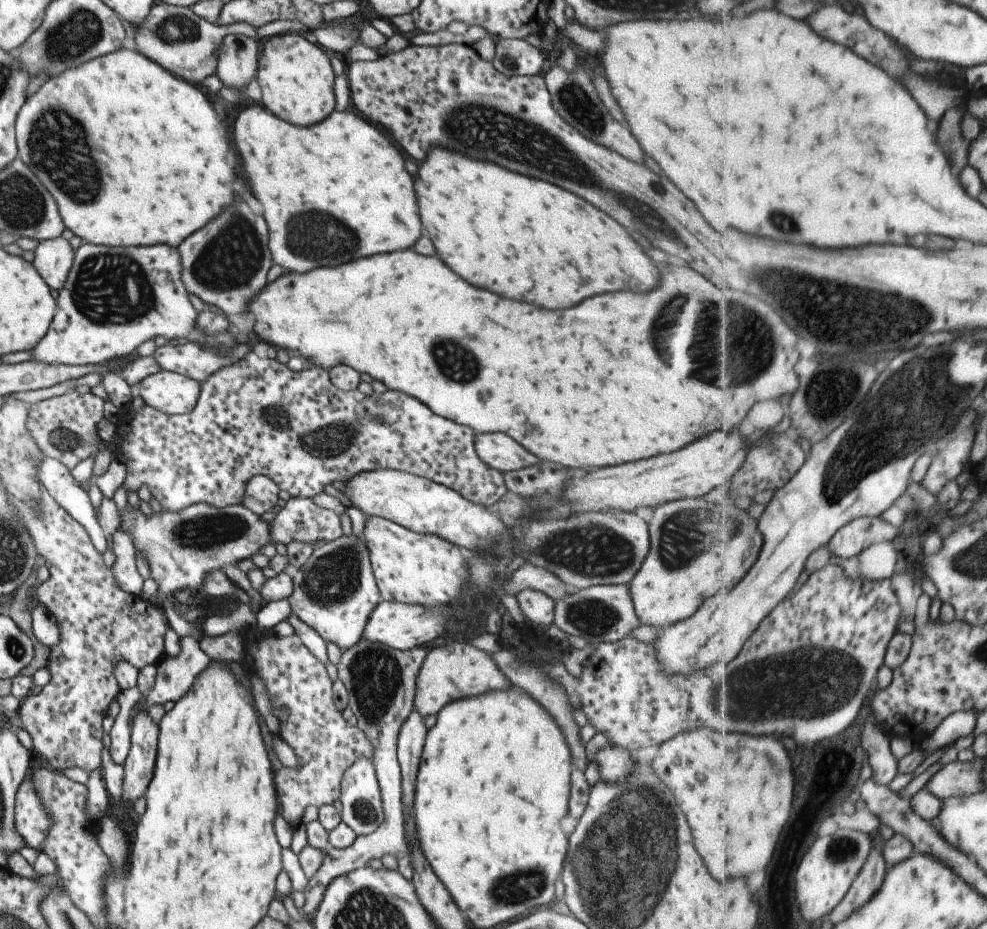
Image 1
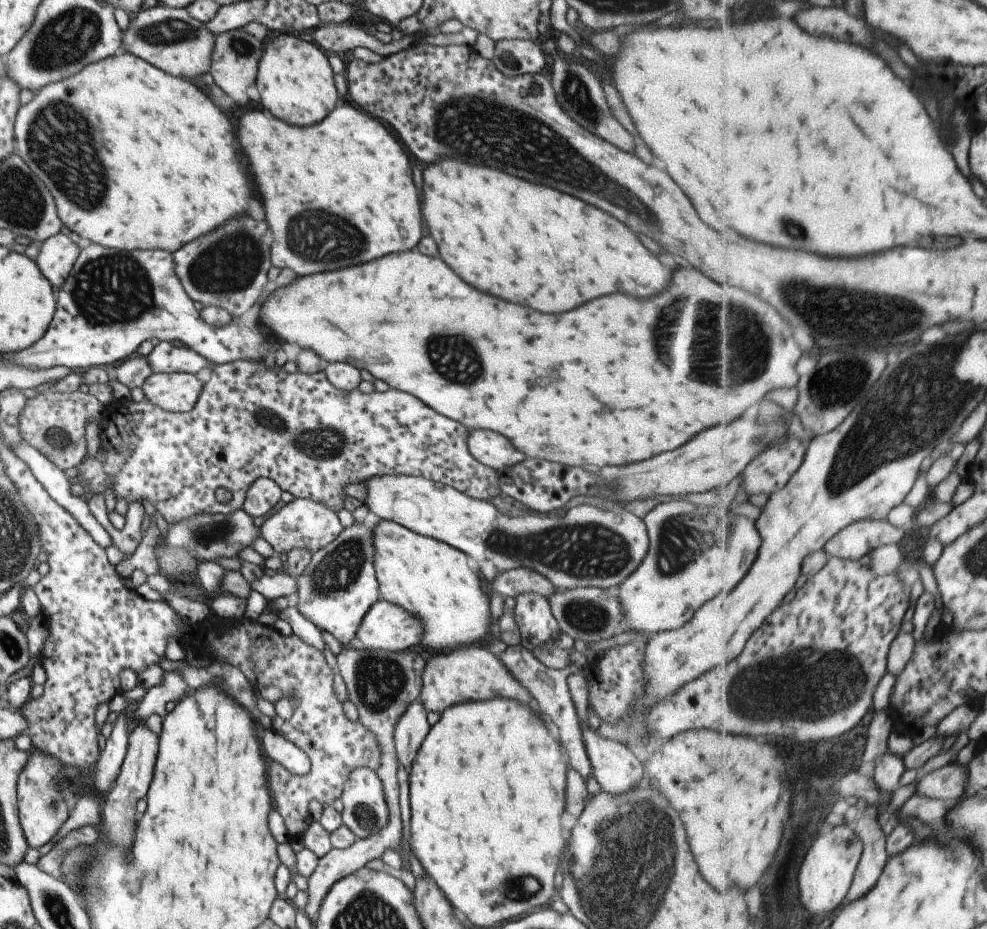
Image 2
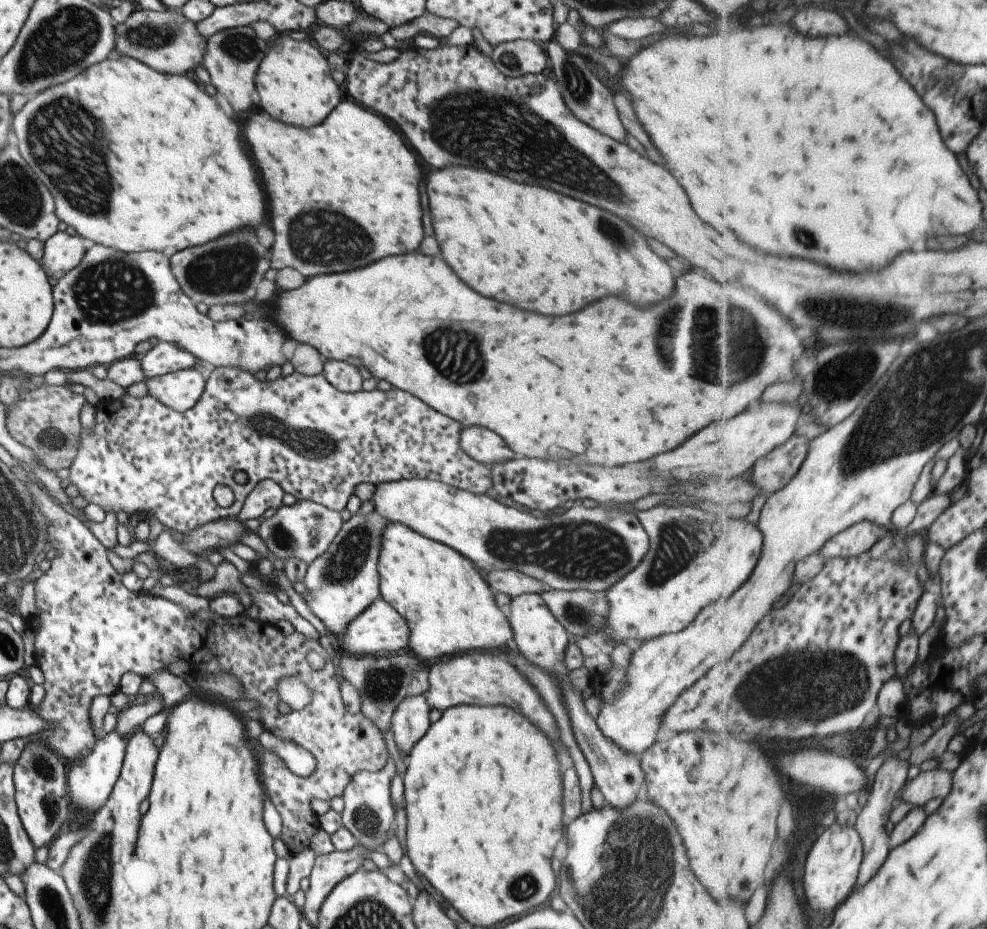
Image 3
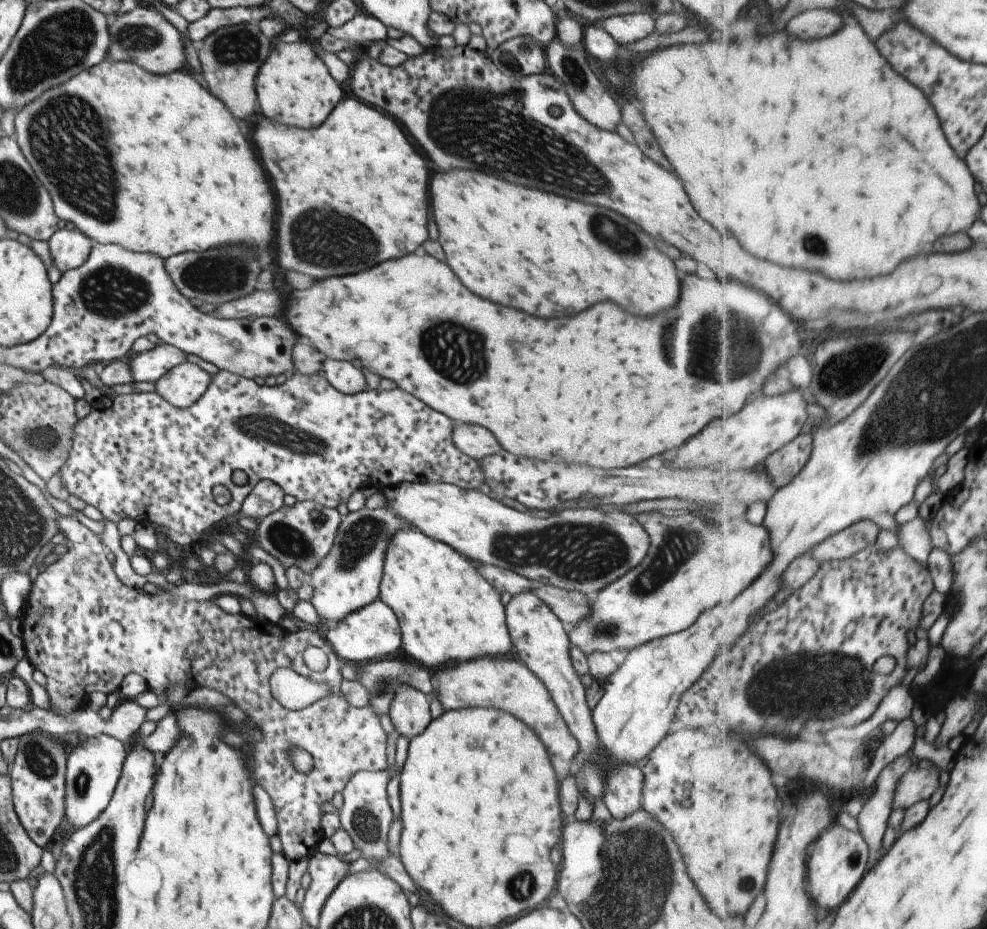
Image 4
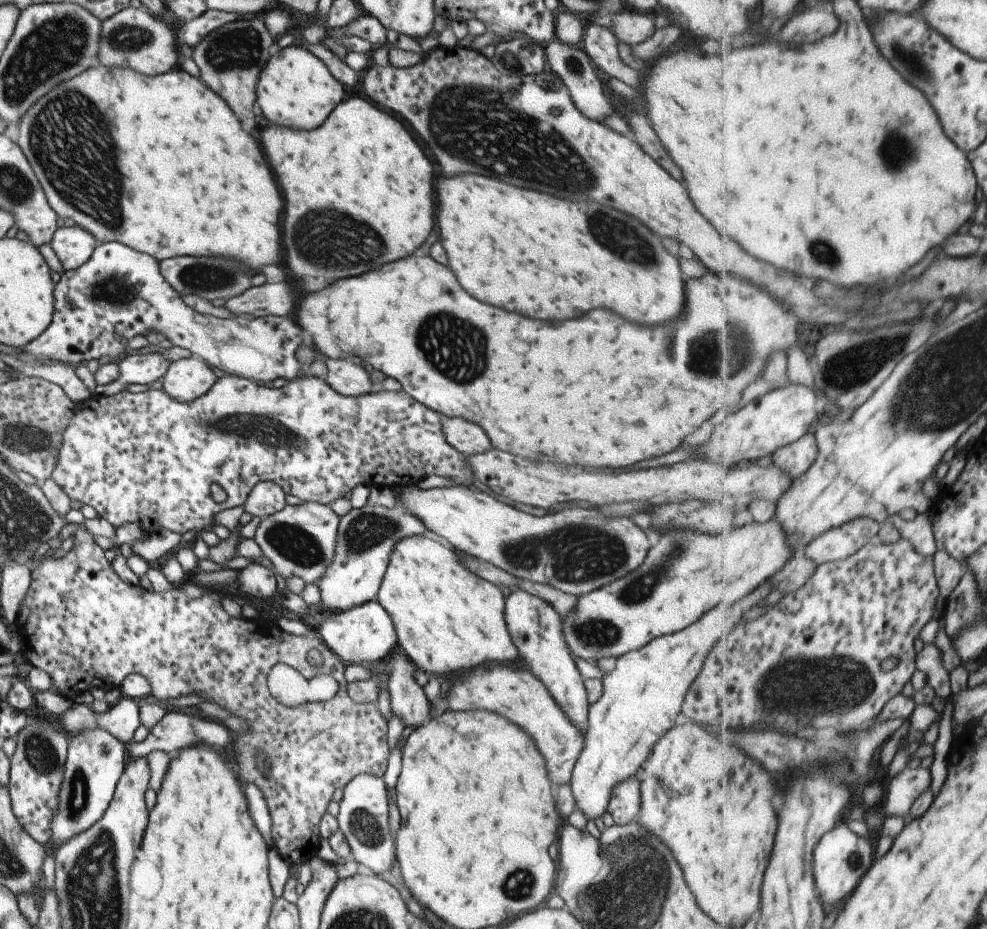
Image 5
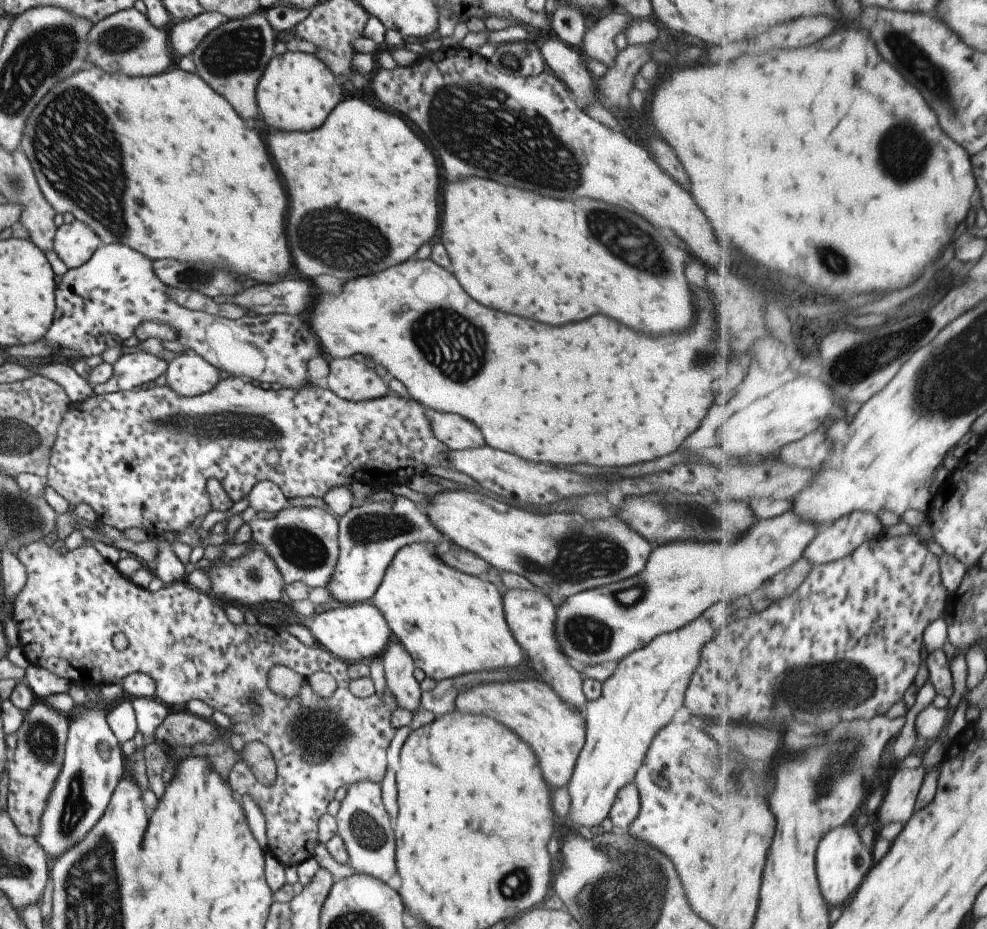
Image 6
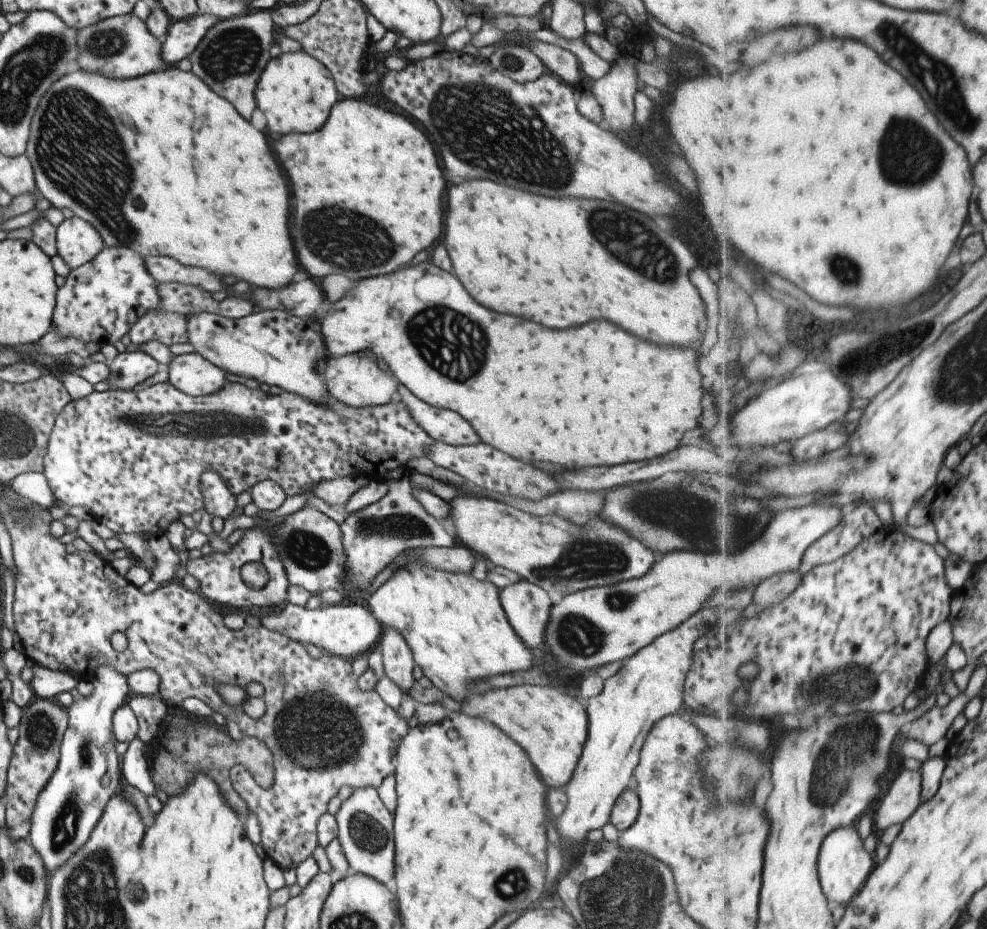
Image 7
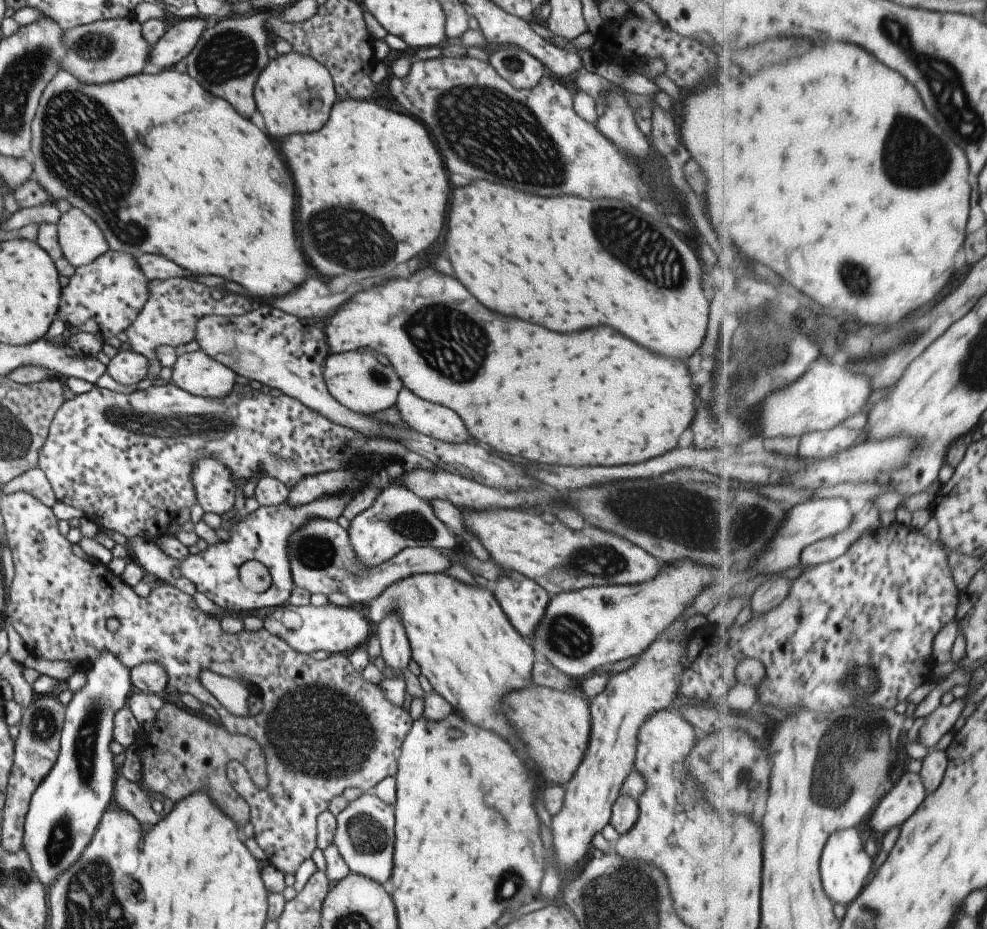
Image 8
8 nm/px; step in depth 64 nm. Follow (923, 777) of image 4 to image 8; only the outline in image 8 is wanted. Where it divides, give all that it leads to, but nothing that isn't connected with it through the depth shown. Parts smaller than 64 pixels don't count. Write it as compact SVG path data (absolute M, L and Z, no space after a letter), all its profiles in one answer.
M906 773L895 786L890 786L882 802L871 813L865 829L870 827L887 834L896 826L910 820L928 798L928 790L921 773Z

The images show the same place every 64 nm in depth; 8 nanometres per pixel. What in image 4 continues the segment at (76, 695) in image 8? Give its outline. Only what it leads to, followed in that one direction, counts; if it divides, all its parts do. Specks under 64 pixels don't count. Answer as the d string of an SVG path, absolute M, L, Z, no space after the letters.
M101 734L88 737L80 746L67 753L65 772L64 820L72 828L82 828L94 822L108 806L120 778L128 746L114 736Z

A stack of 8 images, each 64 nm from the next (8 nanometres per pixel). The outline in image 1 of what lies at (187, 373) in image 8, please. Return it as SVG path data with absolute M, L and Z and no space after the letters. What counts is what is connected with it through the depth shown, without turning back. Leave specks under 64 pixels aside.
M160 371L147 376L142 382L138 382L132 390L134 394L144 400L146 406L150 406L154 410L160 410L164 414L179 415L190 412L196 406L201 385L197 380L188 378L188 376L183 374L172 371Z

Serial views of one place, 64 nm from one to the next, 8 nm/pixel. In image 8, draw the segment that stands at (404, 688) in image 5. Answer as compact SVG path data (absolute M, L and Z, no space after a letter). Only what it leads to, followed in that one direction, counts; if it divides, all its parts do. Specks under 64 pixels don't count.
M394 610L382 622L377 622L374 625L374 632L380 642L386 668L396 672L396 679L404 678L403 671L410 668L412 655L406 630L398 612Z

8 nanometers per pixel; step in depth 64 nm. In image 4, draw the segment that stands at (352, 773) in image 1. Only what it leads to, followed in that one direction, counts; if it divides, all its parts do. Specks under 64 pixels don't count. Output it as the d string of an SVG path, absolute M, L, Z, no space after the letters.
M394 730L386 740L386 755L388 766L386 770L368 772L360 771L354 774L343 790L343 804L339 816L341 828L350 834L354 840L355 847L362 852L362 857L369 860L371 864L378 864L391 853L388 851L388 832L394 822L392 808L388 803L386 786L390 780L390 770L396 766L396 741L400 734Z

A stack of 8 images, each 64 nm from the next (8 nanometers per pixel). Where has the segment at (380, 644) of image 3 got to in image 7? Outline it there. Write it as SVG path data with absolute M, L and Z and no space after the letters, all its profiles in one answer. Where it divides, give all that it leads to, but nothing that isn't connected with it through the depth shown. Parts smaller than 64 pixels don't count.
M288 603L280 614L264 616L260 622L268 630L280 632L304 647L312 644L330 655L351 660L356 656L368 655L380 644L383 627L378 618L374 618L370 608L360 604L338 604L307 610L303 606Z

